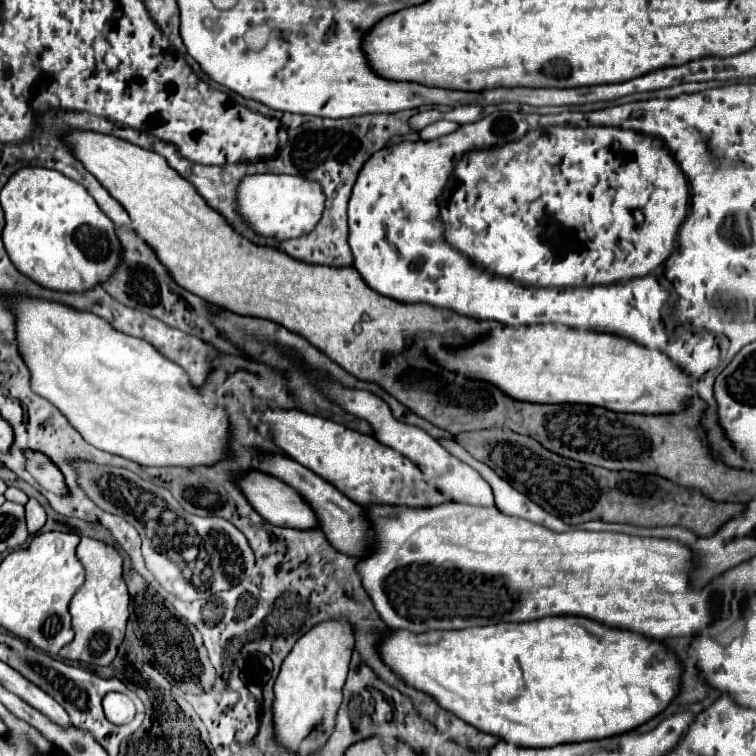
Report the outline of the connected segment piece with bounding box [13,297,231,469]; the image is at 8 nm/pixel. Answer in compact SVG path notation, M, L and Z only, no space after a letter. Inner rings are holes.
M19 297L19 301L13 301L13 311L17 317L19 351L31 371L33 391L63 411L89 445L145 467L193 469L215 465L229 457L231 429L225 409L215 403L209 405L209 399L191 385L183 367L159 355L147 341L115 331L93 313L75 311L45 299Z

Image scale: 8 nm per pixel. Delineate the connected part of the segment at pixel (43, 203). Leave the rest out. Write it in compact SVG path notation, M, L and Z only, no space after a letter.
M43 167L19 169L3 187L1 205L5 211L5 249L13 265L37 285L53 291L91 291L101 283L109 281L115 269L121 265L123 245L117 239L115 225L111 225L111 219L103 215L95 199L87 193L87 189L81 183L71 181L59 171Z

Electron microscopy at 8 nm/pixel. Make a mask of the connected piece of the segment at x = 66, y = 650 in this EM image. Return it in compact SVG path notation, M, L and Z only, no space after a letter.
M81 537L81 543L77 545L77 559L85 567L85 583L77 589L69 605L75 639L59 651L59 657L91 665L109 665L117 655L117 647L123 641L129 619L129 593L121 569L123 557L107 543Z

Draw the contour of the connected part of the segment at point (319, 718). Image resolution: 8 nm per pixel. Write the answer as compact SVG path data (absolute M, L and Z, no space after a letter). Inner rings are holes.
M323 621L303 635L281 665L275 681L275 733L277 741L297 755L311 755L329 739L341 705L341 689L355 645L353 627L347 621Z

